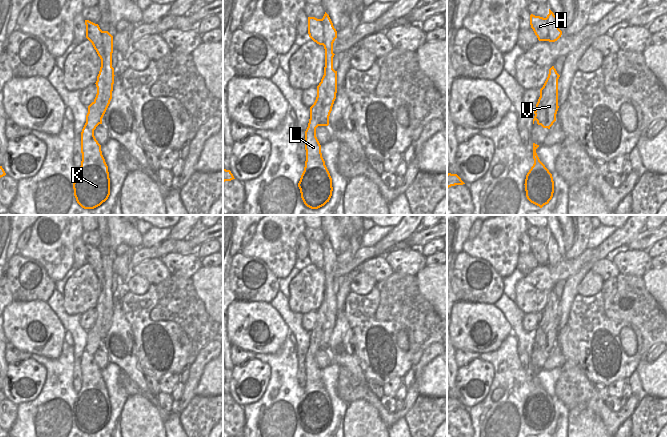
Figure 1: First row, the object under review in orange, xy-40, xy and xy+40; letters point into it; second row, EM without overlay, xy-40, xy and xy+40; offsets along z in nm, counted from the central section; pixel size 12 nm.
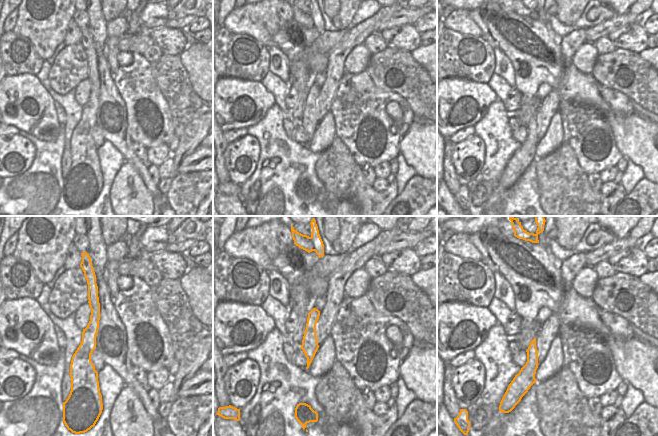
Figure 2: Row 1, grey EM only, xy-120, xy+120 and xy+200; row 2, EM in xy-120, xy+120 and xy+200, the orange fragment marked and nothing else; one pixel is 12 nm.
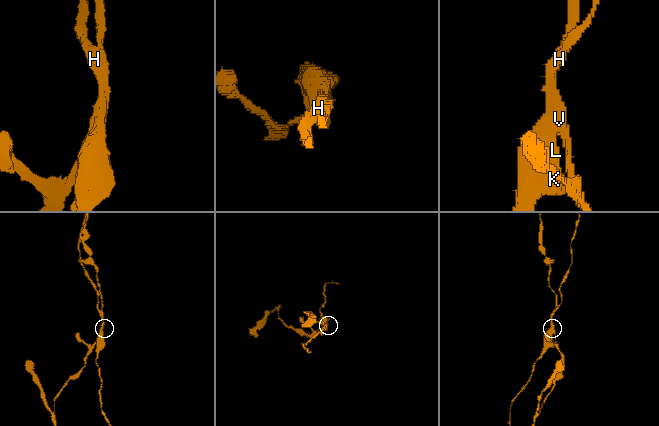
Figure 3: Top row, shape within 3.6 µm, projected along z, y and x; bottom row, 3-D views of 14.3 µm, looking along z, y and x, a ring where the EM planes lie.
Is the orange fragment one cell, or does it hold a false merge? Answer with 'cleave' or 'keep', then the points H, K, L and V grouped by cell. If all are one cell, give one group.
cleave | H K L / V

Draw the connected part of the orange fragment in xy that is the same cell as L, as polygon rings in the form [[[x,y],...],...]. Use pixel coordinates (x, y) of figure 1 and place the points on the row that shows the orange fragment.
[[[317,102],[315,105],[310,107],[310,119],[305,131],[306,161],[304,171],[298,183],[302,200],[304,204],[311,209],[318,209],[329,202],[333,191],[332,178],[325,165],[325,161],[321,153],[321,145],[316,137],[316,128],[320,126],[320,118],[321,103]]]

